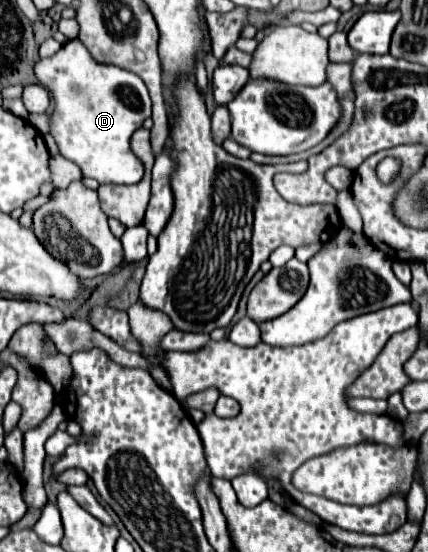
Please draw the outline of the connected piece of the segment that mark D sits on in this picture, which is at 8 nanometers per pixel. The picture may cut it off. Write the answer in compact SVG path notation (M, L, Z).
M69 40L61 50L49 58L39 58L35 64L35 76L53 98L53 114L49 122L49 134L59 146L59 154L75 162L85 178L93 178L99 184L135 184L143 178L143 166L129 148L131 134L143 126L143 120L151 116L151 98L145 82L123 68L95 62L79 40Z

